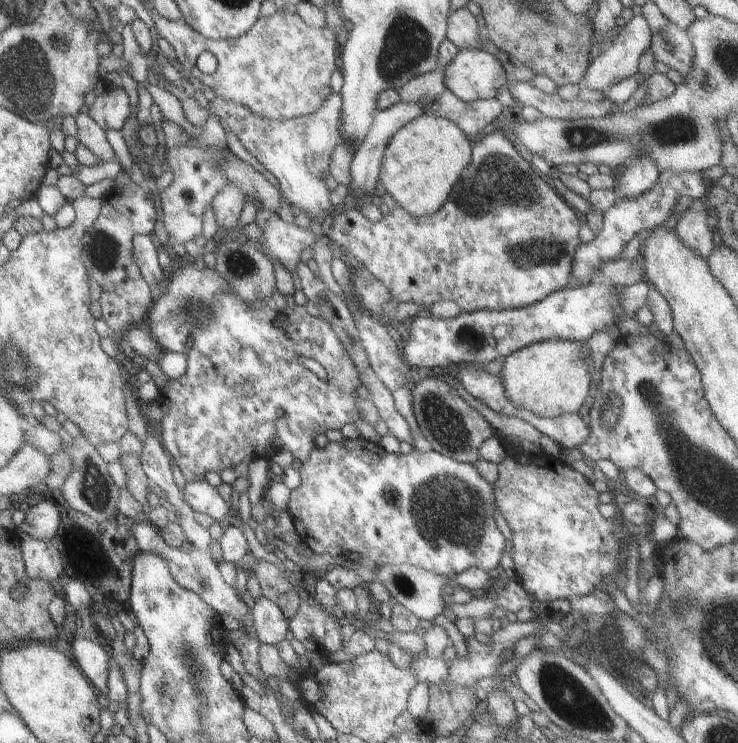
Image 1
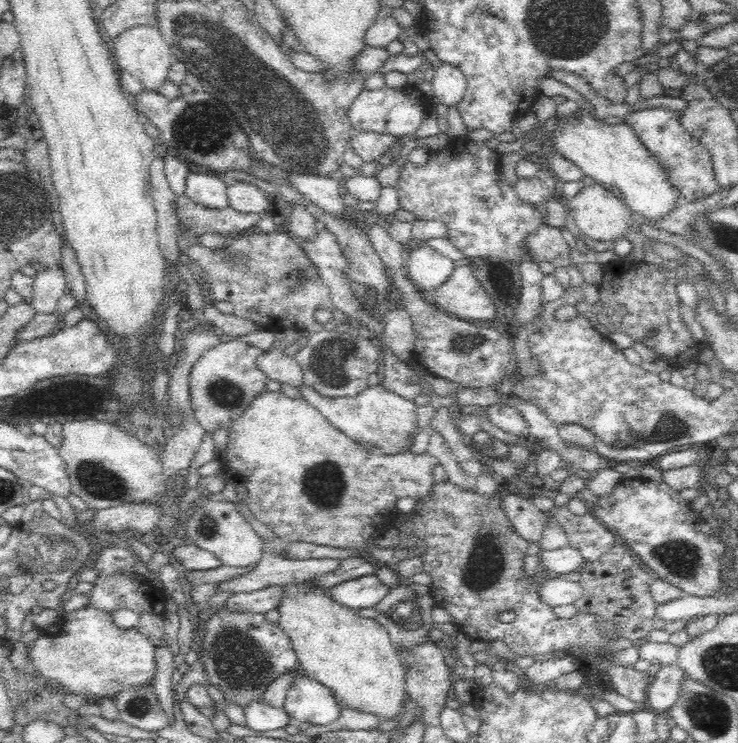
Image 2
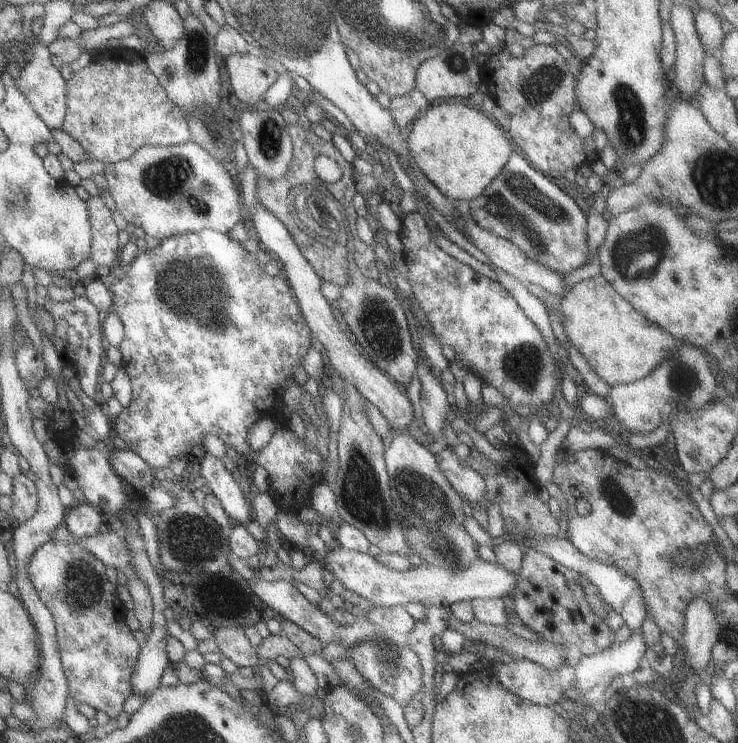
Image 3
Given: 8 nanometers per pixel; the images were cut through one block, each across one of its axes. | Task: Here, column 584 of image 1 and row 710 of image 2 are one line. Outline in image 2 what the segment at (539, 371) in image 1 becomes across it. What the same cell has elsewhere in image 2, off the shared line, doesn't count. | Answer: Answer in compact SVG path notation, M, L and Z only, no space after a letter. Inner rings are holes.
M310 578L281 588L276 623L297 652L298 670L330 689L341 709L354 708L394 718L404 702L405 675L388 630L378 620L359 615L359 609L336 602L329 588L317 586L318 583Z

